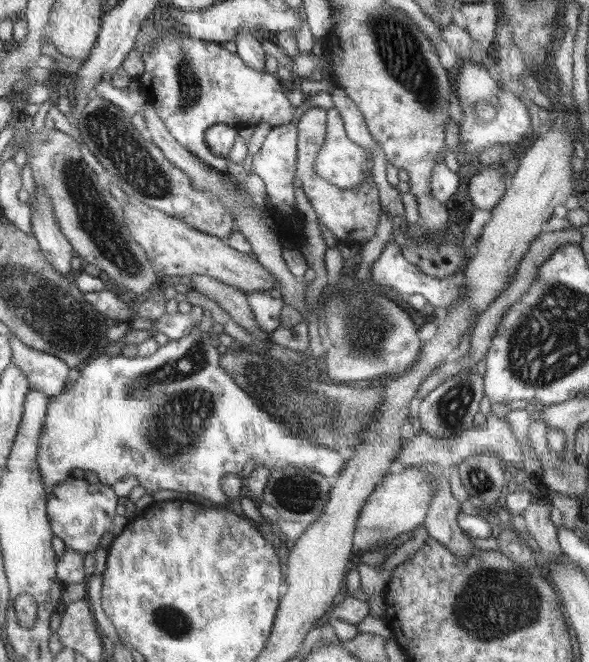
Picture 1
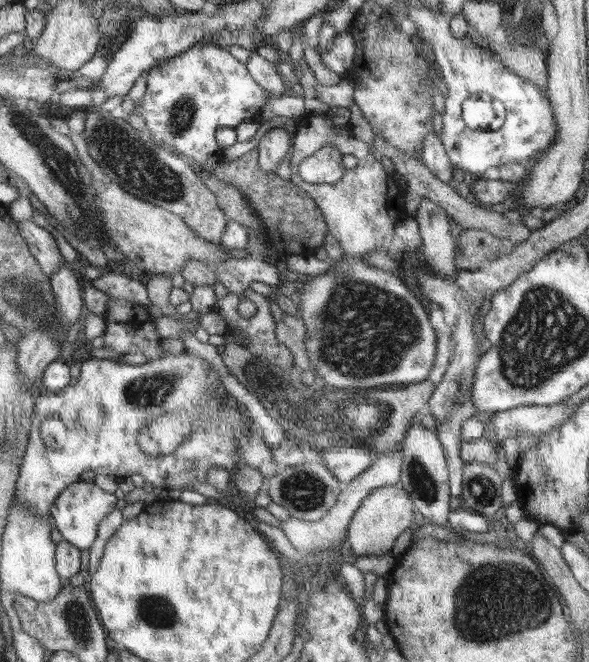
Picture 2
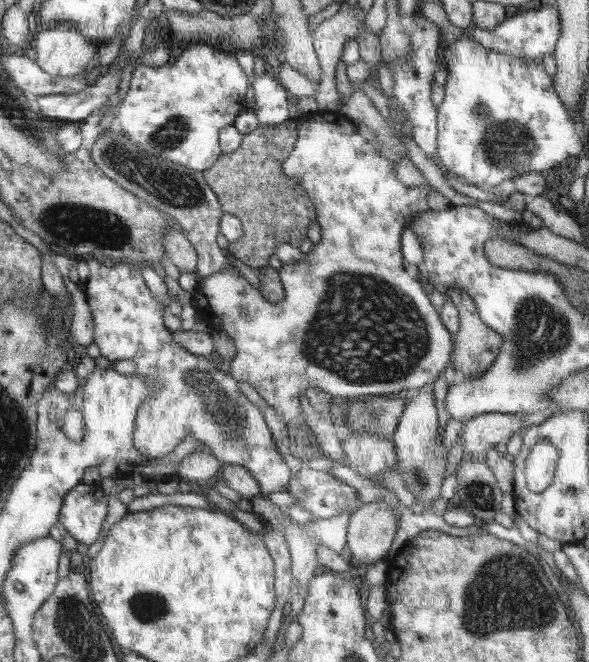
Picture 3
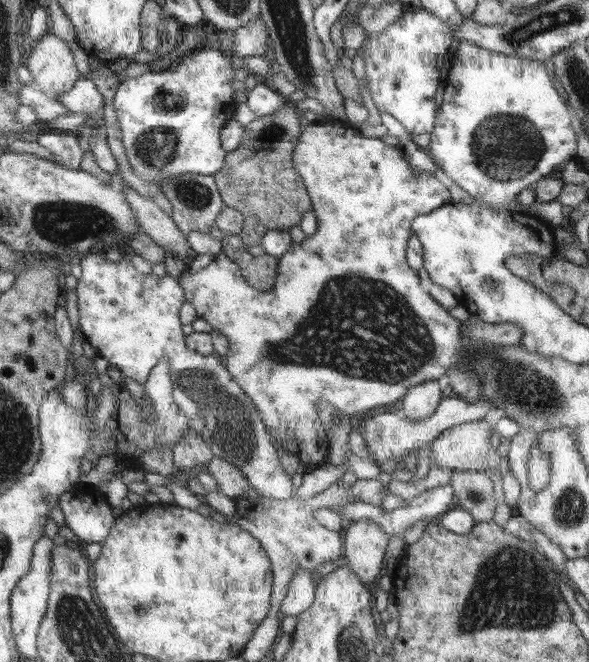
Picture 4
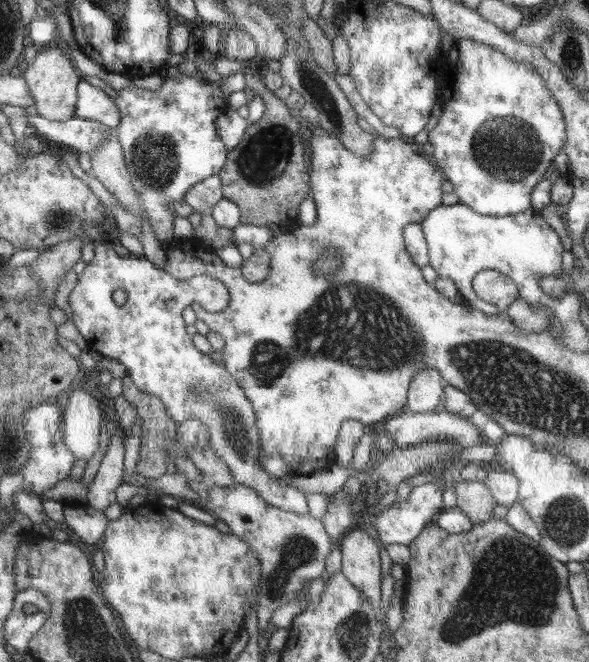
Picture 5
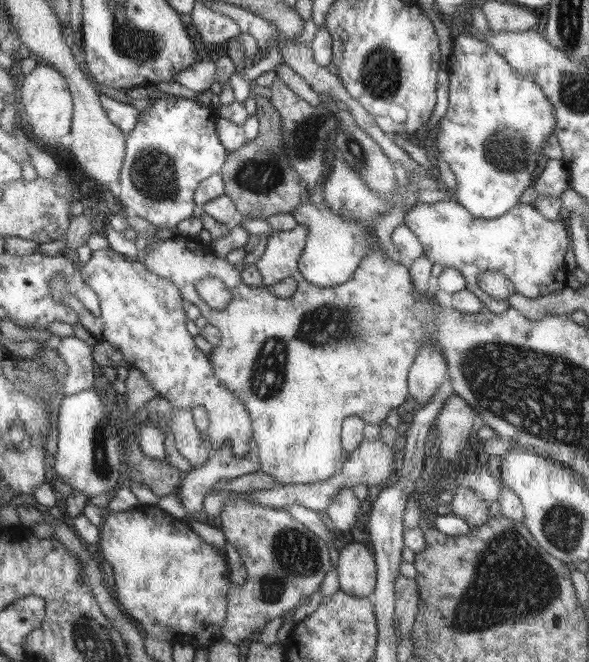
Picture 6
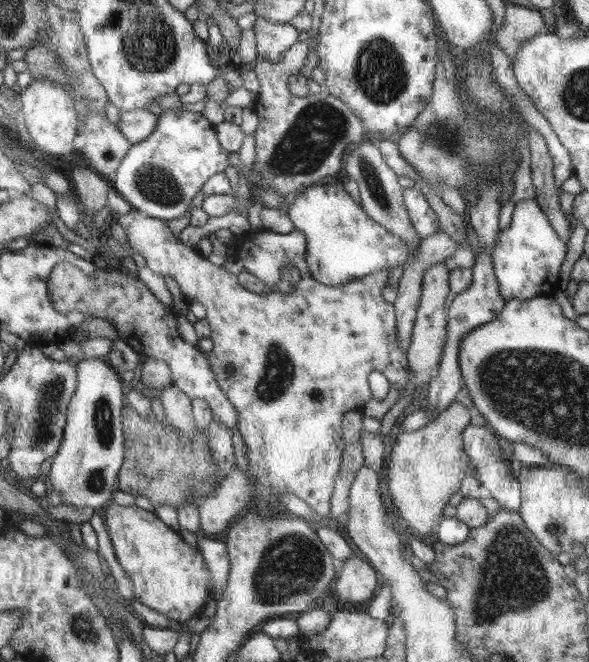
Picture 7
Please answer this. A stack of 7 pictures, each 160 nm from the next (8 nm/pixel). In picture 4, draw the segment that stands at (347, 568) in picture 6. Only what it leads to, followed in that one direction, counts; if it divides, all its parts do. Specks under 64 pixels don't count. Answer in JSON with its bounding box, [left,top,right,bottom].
[344,520,388,584]

